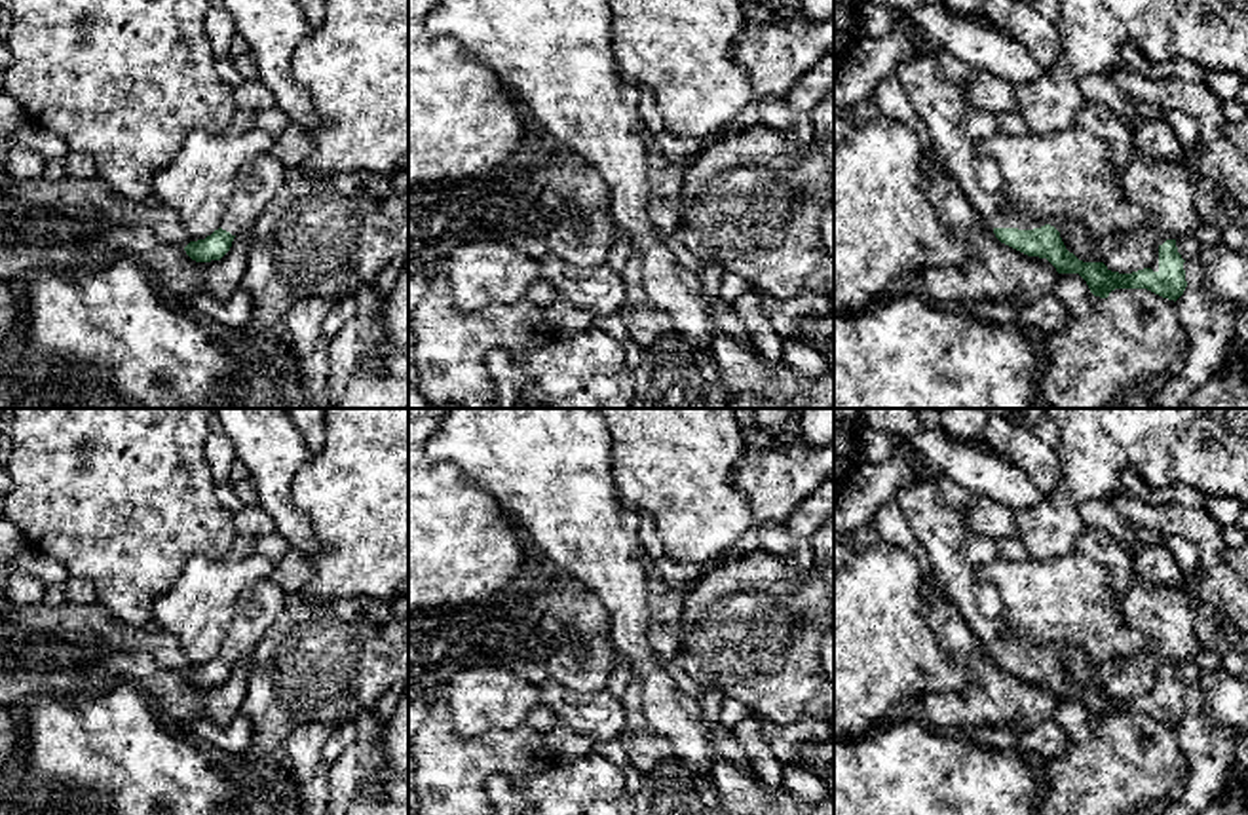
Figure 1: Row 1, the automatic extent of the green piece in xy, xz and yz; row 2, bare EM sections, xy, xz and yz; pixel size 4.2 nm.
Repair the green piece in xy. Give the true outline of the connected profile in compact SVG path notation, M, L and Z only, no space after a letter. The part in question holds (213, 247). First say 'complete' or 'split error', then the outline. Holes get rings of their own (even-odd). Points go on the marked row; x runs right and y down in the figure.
split error; M270 152L251 158L234 179L232 201L222 217L220 228L205 239L190 241L184 251L196 262L220 260L237 234L247 232L264 211L287 177Z

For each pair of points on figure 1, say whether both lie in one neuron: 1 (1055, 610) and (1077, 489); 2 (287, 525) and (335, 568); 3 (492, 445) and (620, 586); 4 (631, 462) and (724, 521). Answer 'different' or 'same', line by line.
1: different
2: different
3: same
4: same

